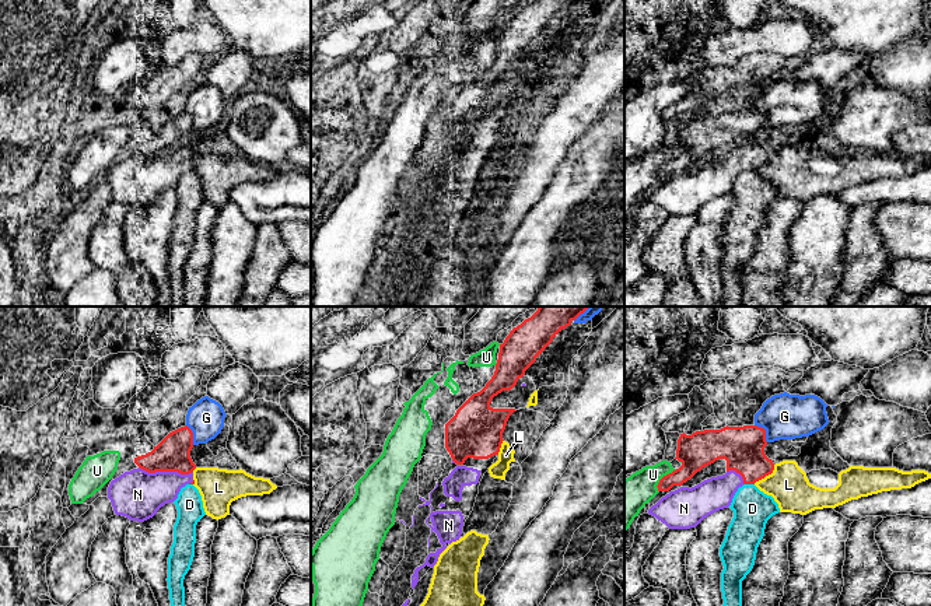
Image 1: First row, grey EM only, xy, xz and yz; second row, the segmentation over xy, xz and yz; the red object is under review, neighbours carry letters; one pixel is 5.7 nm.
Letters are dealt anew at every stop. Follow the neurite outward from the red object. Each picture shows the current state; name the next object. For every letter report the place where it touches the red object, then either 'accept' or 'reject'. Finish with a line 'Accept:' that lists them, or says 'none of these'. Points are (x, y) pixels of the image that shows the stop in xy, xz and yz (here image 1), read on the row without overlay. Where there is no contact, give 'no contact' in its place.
D: meets red in yz at (749, 170); reject
G: meets red in yz at (765, 118); reject
L: meets red in yz at (766, 161); reject
N: meets red in xy at (165, 157); reject
U: meets red in yz at (662, 164); reject
Accept: none of these

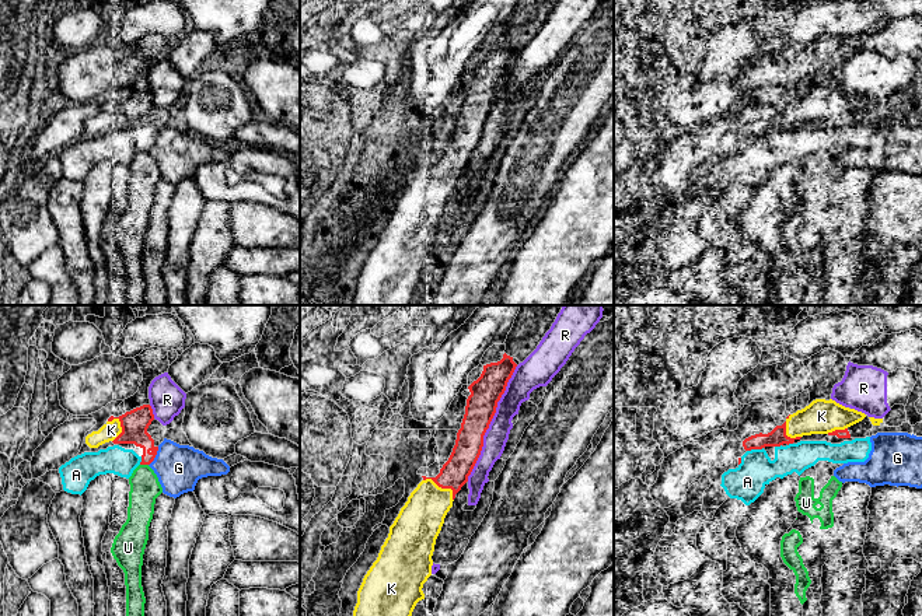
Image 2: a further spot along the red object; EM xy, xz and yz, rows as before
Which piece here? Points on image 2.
A: meets red in yz at (754, 135); reject
G: meets red in xy at (154, 143); reject
K: meets red in xz at (443, 174); accept
R: meets red in xz at (489, 109); reject
U: meets red in xy at (145, 150); reject
Accept: K

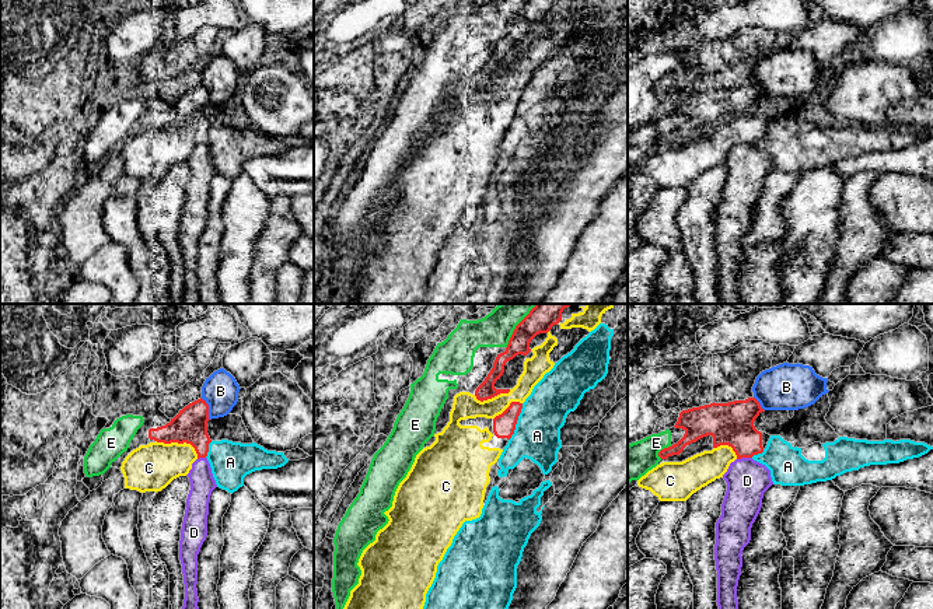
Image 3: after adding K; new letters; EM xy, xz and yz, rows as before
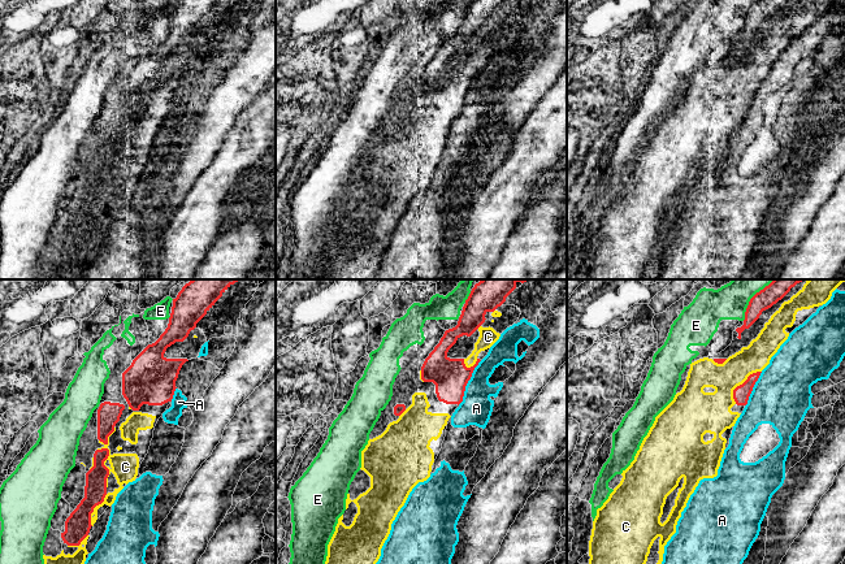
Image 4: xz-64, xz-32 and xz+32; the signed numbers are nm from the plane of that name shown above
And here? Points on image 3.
A: meets red in xz at (516, 108); reject
B: meets red in xy at (208, 95); reject
C: meets red in xy at (180, 129); reject
D: meets red in yz at (744, 143); reject
E: meets red in xz at (514, 17); reject
Accept: none of these

